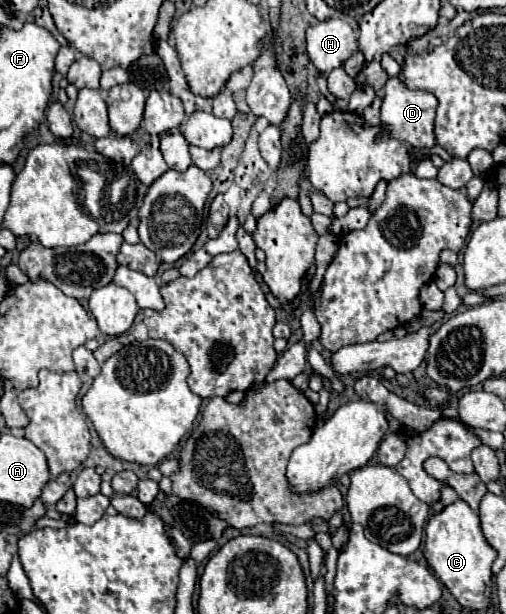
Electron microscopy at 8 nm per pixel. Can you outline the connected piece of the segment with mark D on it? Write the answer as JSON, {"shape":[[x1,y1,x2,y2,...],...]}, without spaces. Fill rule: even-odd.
{"shape":[[389,78,383,86,383,104,381,104,381,124,389,136,411,144,413,148,431,148,435,146,433,120,435,120,437,100,431,92,411,92,399,78]]}

